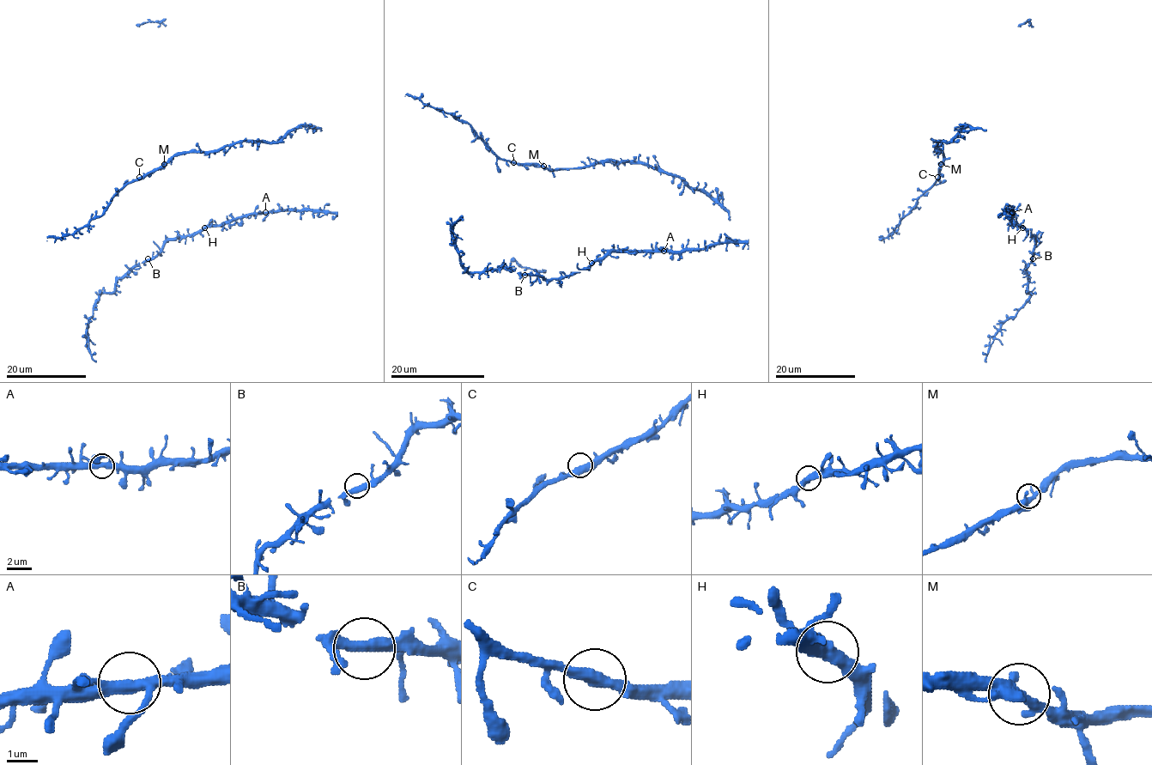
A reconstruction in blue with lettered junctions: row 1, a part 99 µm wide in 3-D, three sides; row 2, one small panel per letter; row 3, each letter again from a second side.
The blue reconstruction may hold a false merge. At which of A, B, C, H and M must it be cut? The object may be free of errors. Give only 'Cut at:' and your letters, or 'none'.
Cut at: none

